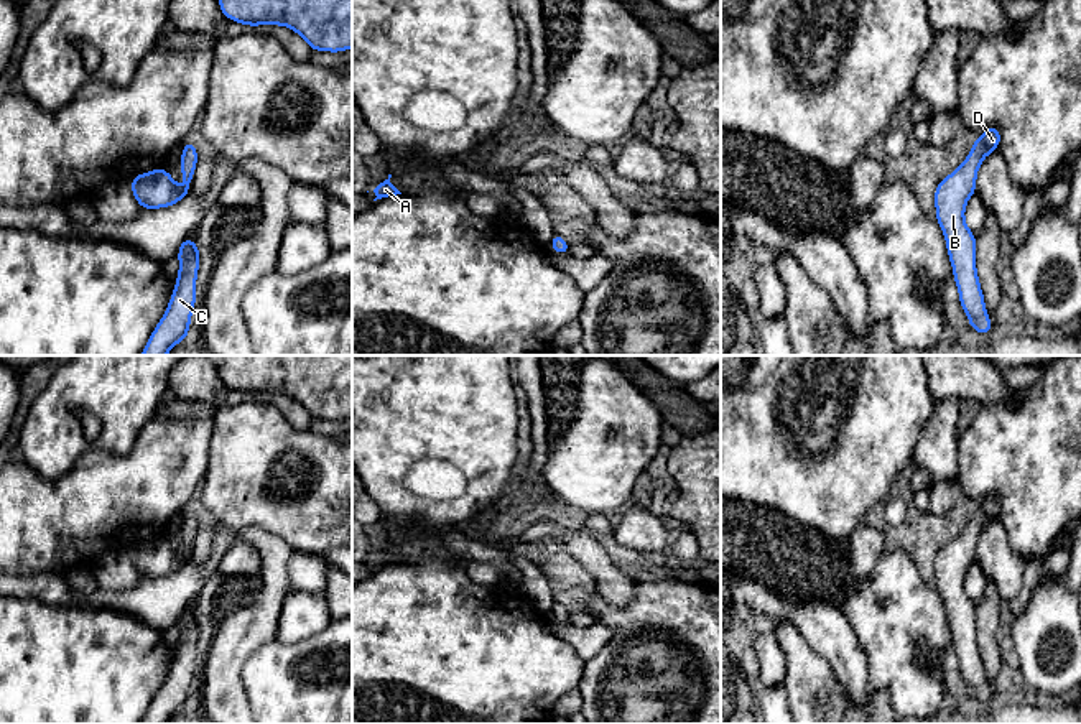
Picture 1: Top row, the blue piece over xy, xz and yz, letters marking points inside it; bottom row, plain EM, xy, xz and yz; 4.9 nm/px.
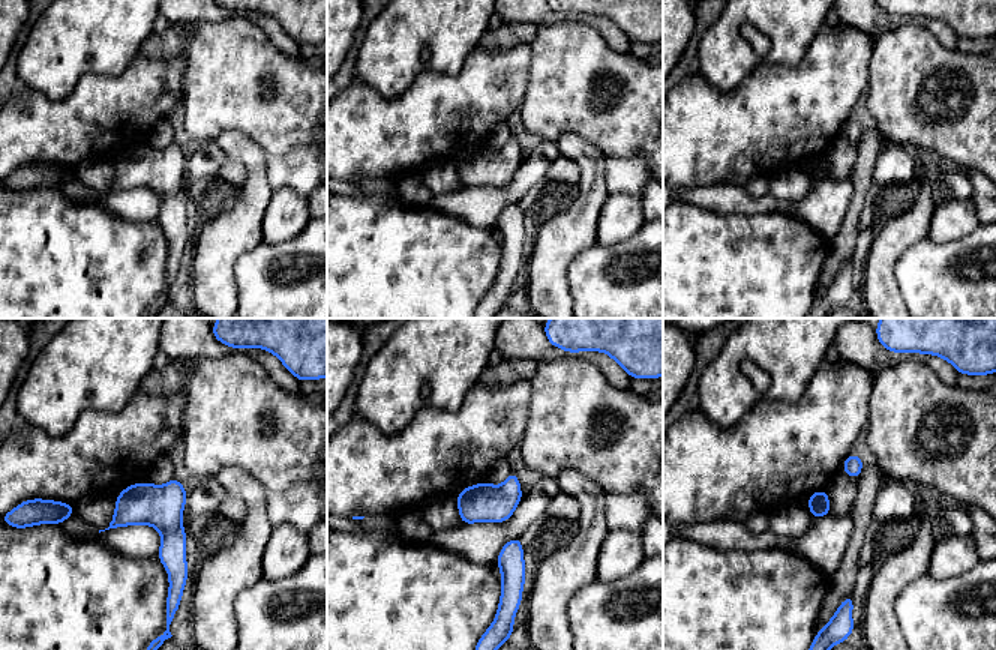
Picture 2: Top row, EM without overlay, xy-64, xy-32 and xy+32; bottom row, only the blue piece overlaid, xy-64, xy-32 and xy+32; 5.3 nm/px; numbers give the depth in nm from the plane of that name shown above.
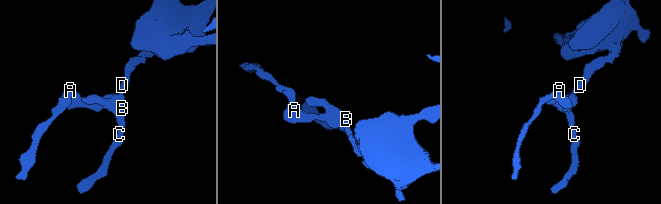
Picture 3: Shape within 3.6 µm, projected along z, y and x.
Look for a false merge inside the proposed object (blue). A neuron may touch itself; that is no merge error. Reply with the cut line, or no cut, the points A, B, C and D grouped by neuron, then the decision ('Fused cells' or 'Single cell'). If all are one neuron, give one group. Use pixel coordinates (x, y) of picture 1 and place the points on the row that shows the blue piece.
No split. Groups: A B C D. Single cell

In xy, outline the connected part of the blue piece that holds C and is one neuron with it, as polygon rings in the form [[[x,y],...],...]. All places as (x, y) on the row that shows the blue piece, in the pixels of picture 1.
[[[189,235],[179,245],[178,258],[179,275],[168,309],[140,355],[166,355],[174,344],[188,337],[191,313],[196,303],[196,276],[199,268],[199,247]]]

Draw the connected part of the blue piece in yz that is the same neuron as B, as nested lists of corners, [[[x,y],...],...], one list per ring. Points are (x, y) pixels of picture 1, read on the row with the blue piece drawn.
[[[991,127],[974,140],[971,153],[961,166],[941,179],[935,191],[936,219],[946,237],[959,301],[969,316],[967,326],[977,334],[989,334],[992,321],[986,313],[982,290],[976,272],[976,235],[964,222],[967,199],[976,194],[976,174],[981,161],[1000,143],[1000,128]]]

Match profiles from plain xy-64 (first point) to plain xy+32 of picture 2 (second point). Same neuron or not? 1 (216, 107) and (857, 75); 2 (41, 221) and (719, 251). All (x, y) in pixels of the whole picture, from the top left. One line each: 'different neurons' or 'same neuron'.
1: different neurons
2: same neuron

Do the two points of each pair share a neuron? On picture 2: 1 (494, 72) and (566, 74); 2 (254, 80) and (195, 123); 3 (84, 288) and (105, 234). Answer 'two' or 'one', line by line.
1: two
2: one
3: one

